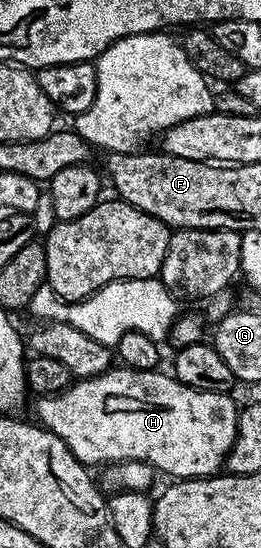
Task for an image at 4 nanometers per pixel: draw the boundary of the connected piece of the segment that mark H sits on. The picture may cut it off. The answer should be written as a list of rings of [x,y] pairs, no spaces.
[[[119,365],[107,371],[104,375],[72,382],[66,391],[61,391],[58,395],[43,397],[38,400],[39,404],[35,407],[36,413],[39,414],[37,416],[38,422],[46,427],[48,431],[52,431],[57,437],[61,437],[65,441],[65,445],[69,445],[71,452],[85,465],[92,465],[91,463],[110,465],[112,463],[124,463],[125,461],[141,461],[142,463],[150,463],[156,472],[163,474],[164,471],[167,475],[175,475],[171,477],[174,477],[176,480],[197,479],[216,474],[226,464],[227,454],[235,440],[240,408],[238,406],[235,407],[230,394],[222,395],[221,393],[199,391],[197,388],[191,388],[187,384],[179,383],[170,374],[168,376],[162,375],[161,372],[162,370],[159,369],[153,371],[132,371],[130,367]]]

